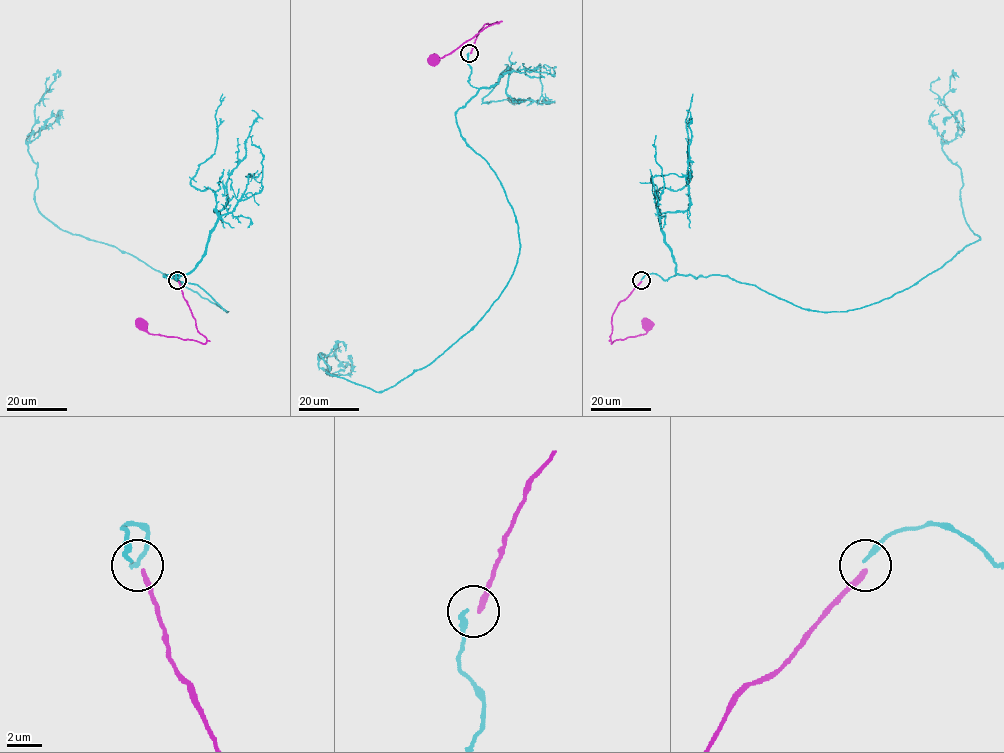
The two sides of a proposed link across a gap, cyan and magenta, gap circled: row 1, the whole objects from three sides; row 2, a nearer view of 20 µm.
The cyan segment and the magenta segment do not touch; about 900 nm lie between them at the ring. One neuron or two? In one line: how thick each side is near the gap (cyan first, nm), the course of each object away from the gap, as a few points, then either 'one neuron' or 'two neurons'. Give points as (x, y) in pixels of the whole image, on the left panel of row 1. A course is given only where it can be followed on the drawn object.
280/320 nm | cyan via (176, 280), (186, 274), (164, 277), (197, 284), (227, 311), (40, 211), (27, 138), (36, 104), (58, 77) | magenta via (178, 281), (195, 326), (206, 342), (152, 335), (141, 326) | two neurons

